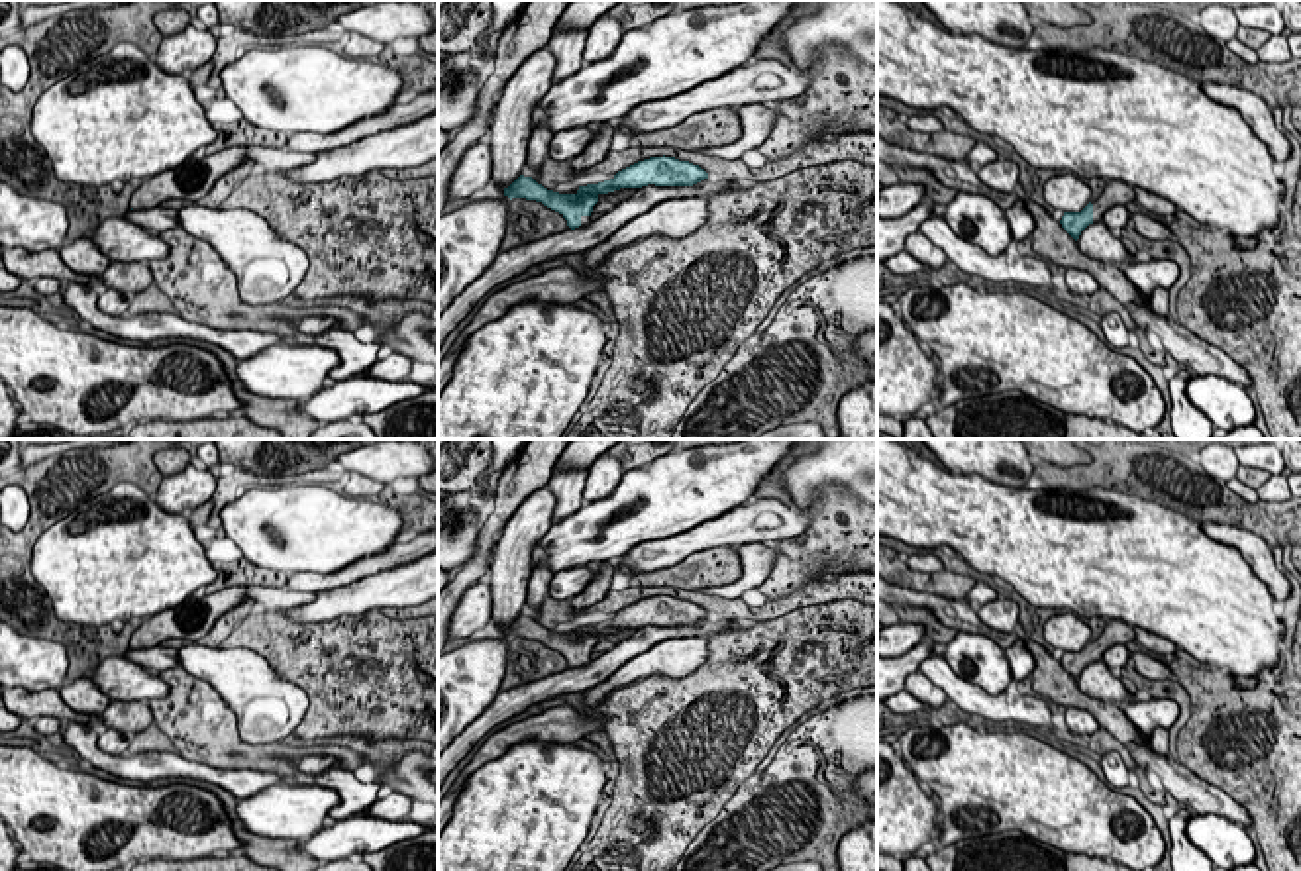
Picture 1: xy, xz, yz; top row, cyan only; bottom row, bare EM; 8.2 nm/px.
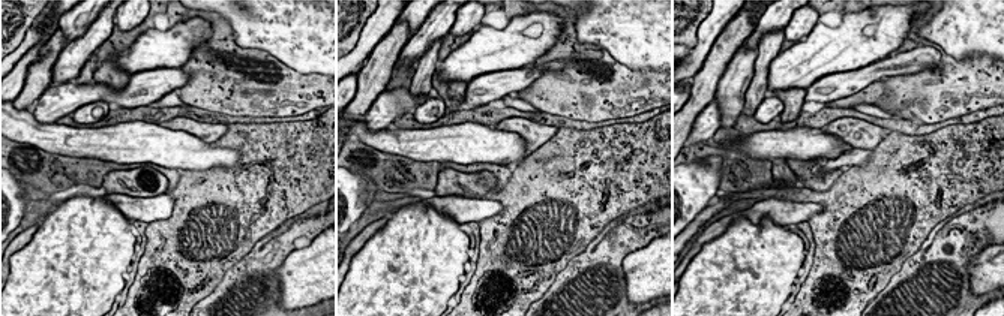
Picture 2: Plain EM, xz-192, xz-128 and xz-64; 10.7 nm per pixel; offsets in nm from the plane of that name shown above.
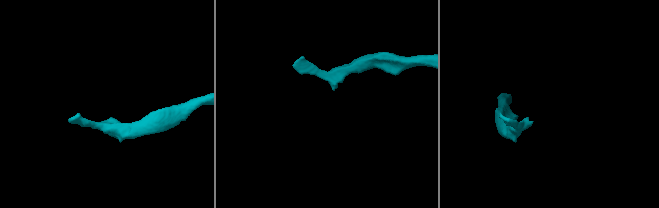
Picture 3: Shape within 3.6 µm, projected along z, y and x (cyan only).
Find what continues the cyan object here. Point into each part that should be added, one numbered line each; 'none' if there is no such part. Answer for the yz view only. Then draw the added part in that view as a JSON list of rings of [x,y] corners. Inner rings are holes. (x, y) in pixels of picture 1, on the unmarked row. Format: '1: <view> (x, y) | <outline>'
1: yz (1115, 632) | [[[1122,620],[1105,622],[1103,634],[1093,640],[1093,661],[1099,661],[1103,653],[1113,645],[1126,645],[1134,641],[1134,628]]]

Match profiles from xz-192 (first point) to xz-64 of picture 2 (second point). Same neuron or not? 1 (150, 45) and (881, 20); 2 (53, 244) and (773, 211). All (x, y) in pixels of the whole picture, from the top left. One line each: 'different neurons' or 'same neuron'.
1: same neuron
2: different neurons

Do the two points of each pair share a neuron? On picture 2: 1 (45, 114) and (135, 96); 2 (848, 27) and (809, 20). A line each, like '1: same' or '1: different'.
1: same
2: different

